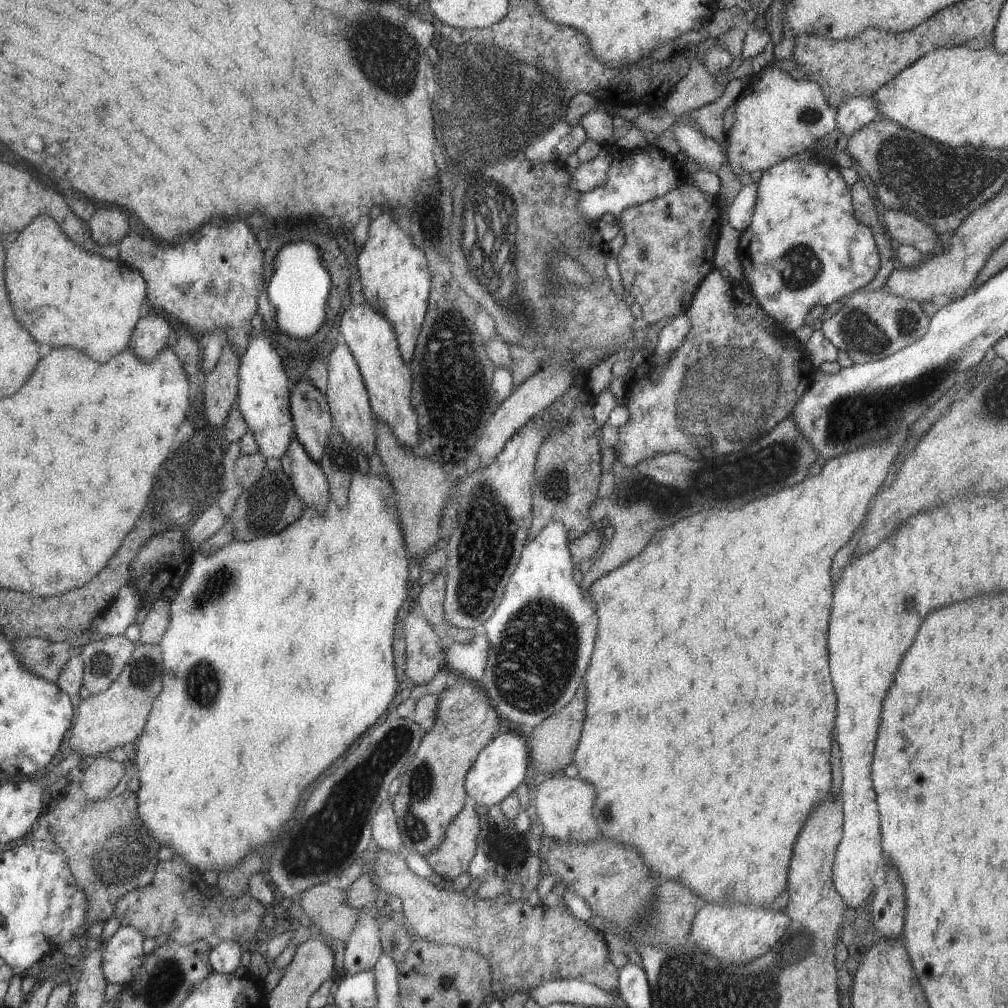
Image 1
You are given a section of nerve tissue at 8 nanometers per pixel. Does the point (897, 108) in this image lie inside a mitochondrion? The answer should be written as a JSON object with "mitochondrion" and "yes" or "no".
{"mitochondrion":"no"}

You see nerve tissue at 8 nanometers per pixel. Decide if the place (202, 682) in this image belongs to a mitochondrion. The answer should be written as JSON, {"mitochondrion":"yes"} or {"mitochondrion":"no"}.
{"mitochondrion":"yes"}

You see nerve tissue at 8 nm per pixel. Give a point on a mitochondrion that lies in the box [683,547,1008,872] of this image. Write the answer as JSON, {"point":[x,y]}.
{"point":[909,607]}

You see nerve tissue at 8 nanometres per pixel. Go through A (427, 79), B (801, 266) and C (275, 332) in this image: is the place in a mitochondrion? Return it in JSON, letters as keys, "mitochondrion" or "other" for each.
{"A":"mitochondrion","B":"mitochondrion","C":"other"}

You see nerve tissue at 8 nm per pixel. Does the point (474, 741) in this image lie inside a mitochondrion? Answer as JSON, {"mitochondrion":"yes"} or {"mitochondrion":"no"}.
{"mitochondrion":"no"}

